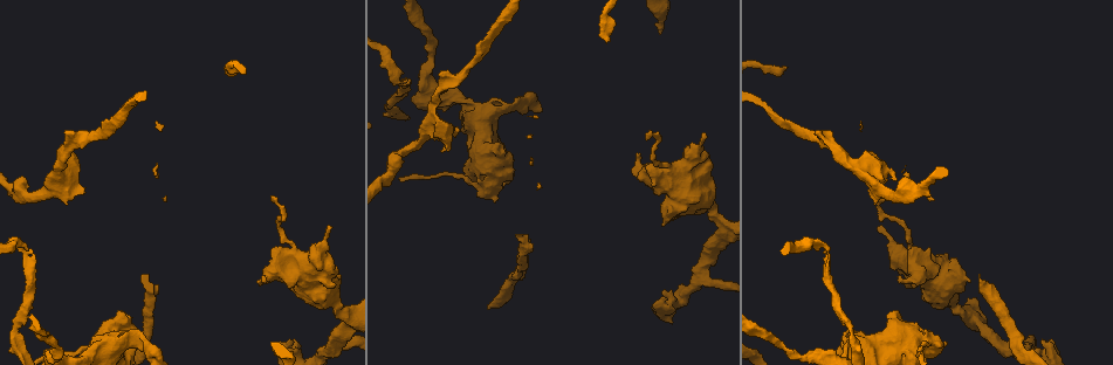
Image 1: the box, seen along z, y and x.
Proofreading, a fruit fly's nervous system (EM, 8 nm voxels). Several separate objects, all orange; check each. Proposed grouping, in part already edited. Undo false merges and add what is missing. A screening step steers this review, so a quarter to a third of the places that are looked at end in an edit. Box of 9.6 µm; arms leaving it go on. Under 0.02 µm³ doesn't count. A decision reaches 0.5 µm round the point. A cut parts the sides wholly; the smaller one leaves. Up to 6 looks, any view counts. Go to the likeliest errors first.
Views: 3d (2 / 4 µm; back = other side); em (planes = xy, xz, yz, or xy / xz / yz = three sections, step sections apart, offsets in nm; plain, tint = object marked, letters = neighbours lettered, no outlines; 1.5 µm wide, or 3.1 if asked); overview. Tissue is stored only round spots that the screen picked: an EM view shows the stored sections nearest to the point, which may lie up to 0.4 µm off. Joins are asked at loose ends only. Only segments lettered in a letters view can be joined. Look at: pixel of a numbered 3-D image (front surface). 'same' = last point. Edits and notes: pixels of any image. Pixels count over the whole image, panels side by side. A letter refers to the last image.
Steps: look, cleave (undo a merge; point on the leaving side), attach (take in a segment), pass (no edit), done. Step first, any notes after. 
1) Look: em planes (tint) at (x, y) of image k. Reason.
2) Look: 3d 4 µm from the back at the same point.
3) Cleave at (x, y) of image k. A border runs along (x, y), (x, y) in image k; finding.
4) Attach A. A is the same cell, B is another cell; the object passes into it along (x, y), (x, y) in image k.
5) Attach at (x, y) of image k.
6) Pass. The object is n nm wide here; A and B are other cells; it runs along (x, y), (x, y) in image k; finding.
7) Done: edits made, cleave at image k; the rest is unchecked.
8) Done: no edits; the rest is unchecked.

Look: em xy step 8 (tint) at (978, 275) of image 1. Free end.

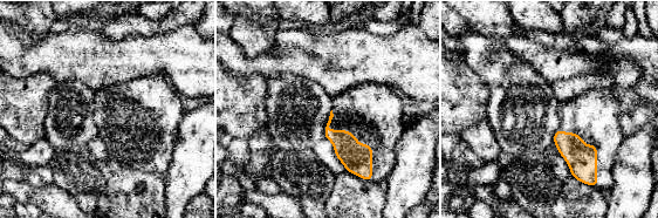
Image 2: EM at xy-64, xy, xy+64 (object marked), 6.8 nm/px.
Look: em planes (letters) at the same point. Another direction.

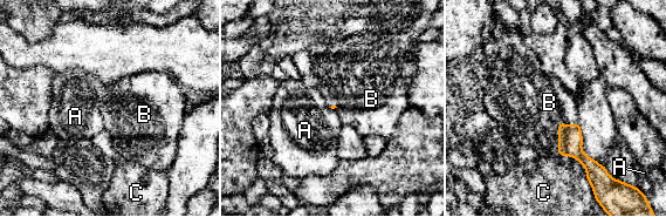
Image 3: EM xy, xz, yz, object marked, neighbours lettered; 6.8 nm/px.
Attach B. B is the same cell, A and C are other cells; it goes on there.

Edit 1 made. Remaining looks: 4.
Look: overview. Redraw.

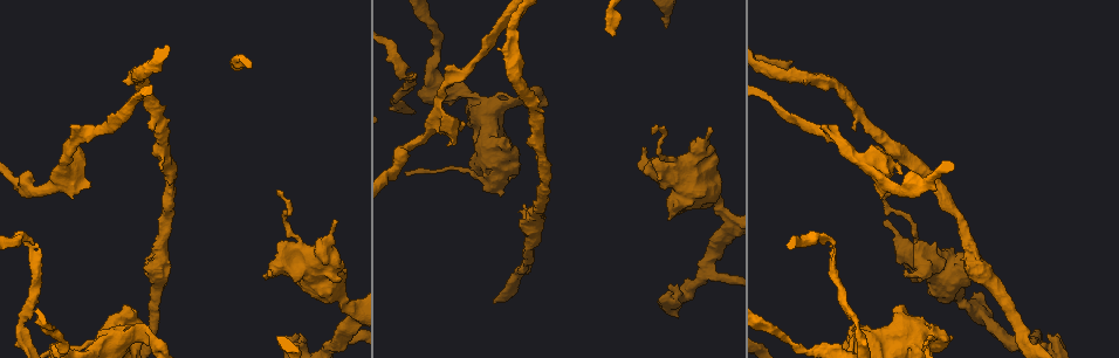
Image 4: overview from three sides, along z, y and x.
Look: em planes (letters) at (643, 147) of image 4. Branch stops here.

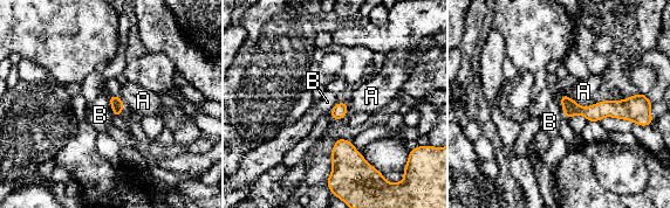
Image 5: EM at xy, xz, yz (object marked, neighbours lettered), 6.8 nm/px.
Pass. The longest contact is with B, 180 nm; A and B are other cells; a border runs along (559, 95), (562, 113), (566, 118) in image 5; no lettered segment goes on from it.

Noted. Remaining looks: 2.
Look: 3d 4 µm at (486, 103) of image 4.

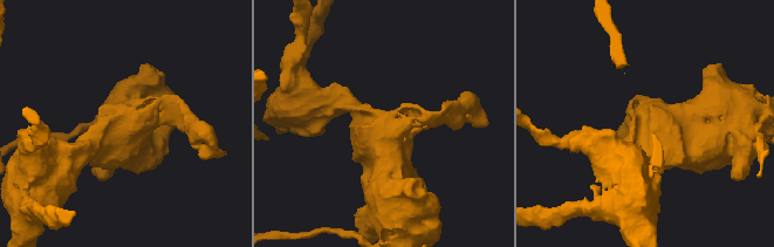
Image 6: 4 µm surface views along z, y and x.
Look: em planes (letters) at (118, 114) of image 6. Now the EM.

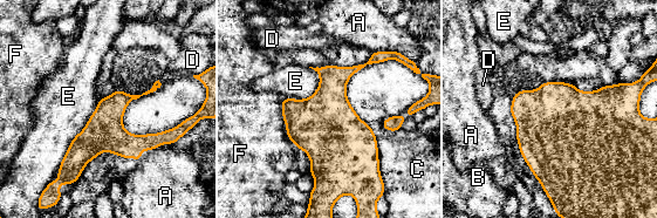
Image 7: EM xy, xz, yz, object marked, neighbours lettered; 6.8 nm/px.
Pass. The object is 460 nm wide here; the longest contact is with E, 550 nm; A, B, C, D, E and F are other cells; all the same neuron.

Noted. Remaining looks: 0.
Done: edits made, attach at image 3; the rest is unchecked.

